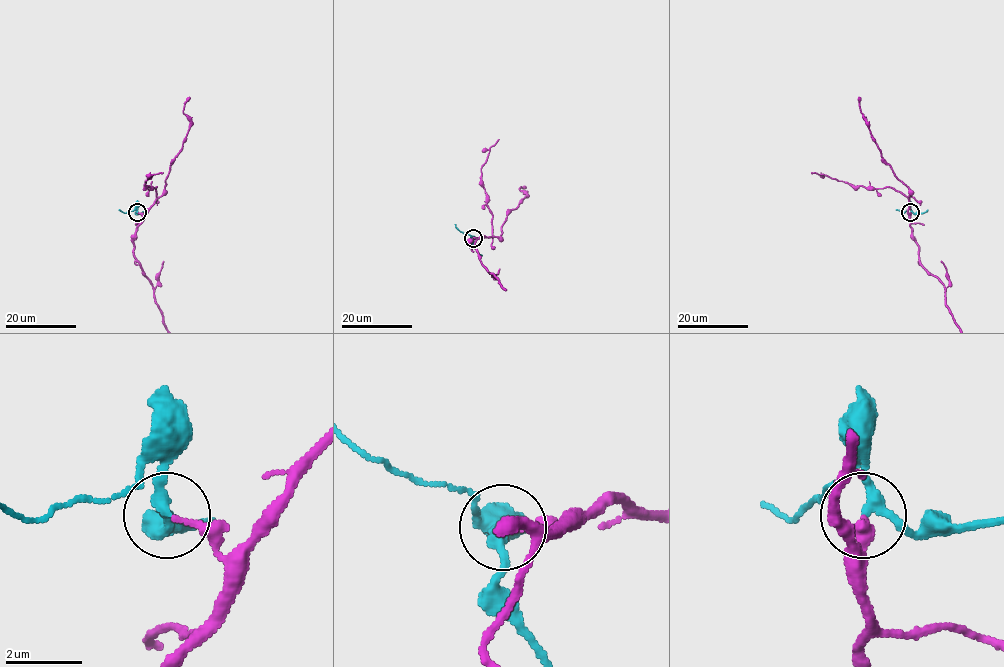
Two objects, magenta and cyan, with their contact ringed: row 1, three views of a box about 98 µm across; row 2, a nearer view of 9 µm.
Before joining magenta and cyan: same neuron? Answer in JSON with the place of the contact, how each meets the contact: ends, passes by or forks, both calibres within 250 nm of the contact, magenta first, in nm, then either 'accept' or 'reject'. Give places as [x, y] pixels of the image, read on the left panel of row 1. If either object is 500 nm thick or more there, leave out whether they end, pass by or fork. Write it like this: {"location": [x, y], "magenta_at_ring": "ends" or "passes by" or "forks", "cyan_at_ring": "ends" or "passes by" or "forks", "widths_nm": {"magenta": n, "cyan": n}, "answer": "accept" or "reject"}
{"location": [137, 212], "magenta_at_ring": "ends", "cyan_at_ring": "passes by", "widths_nm": {"magenta": 160, "cyan": 260}, "answer": "reject"}

